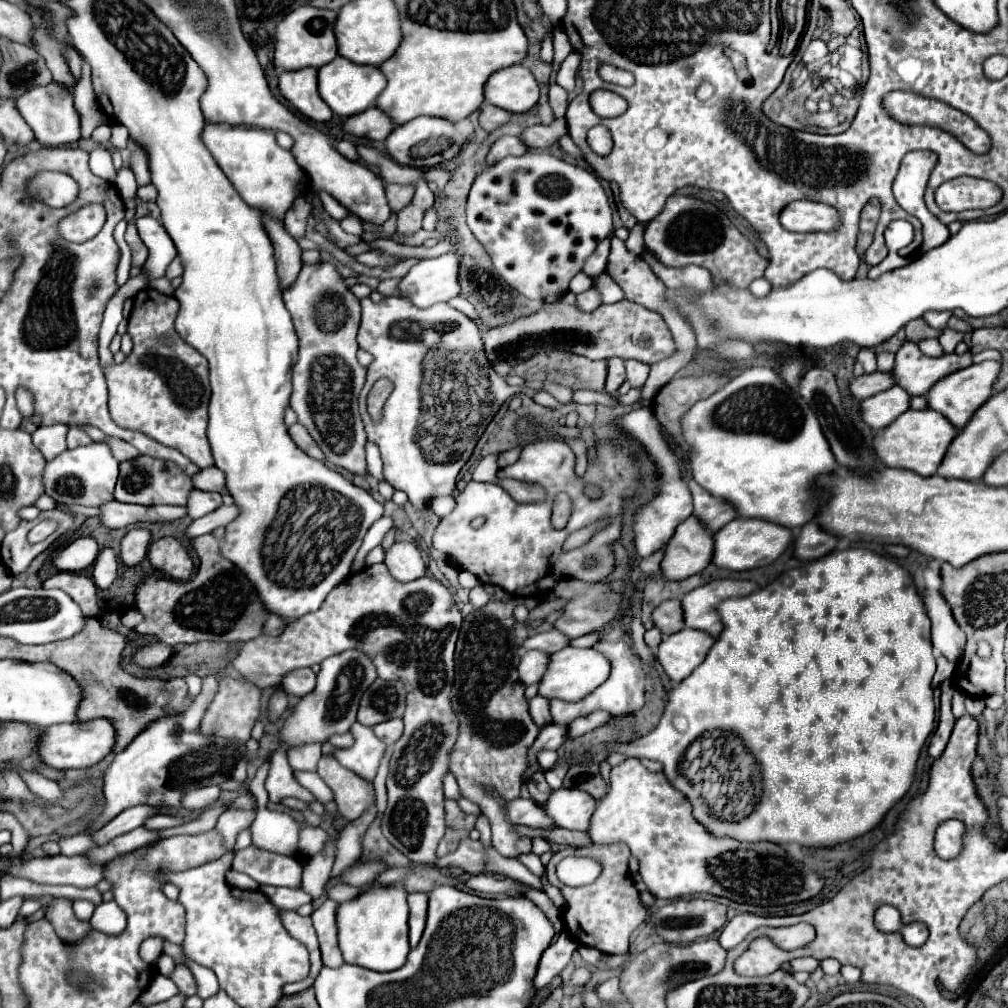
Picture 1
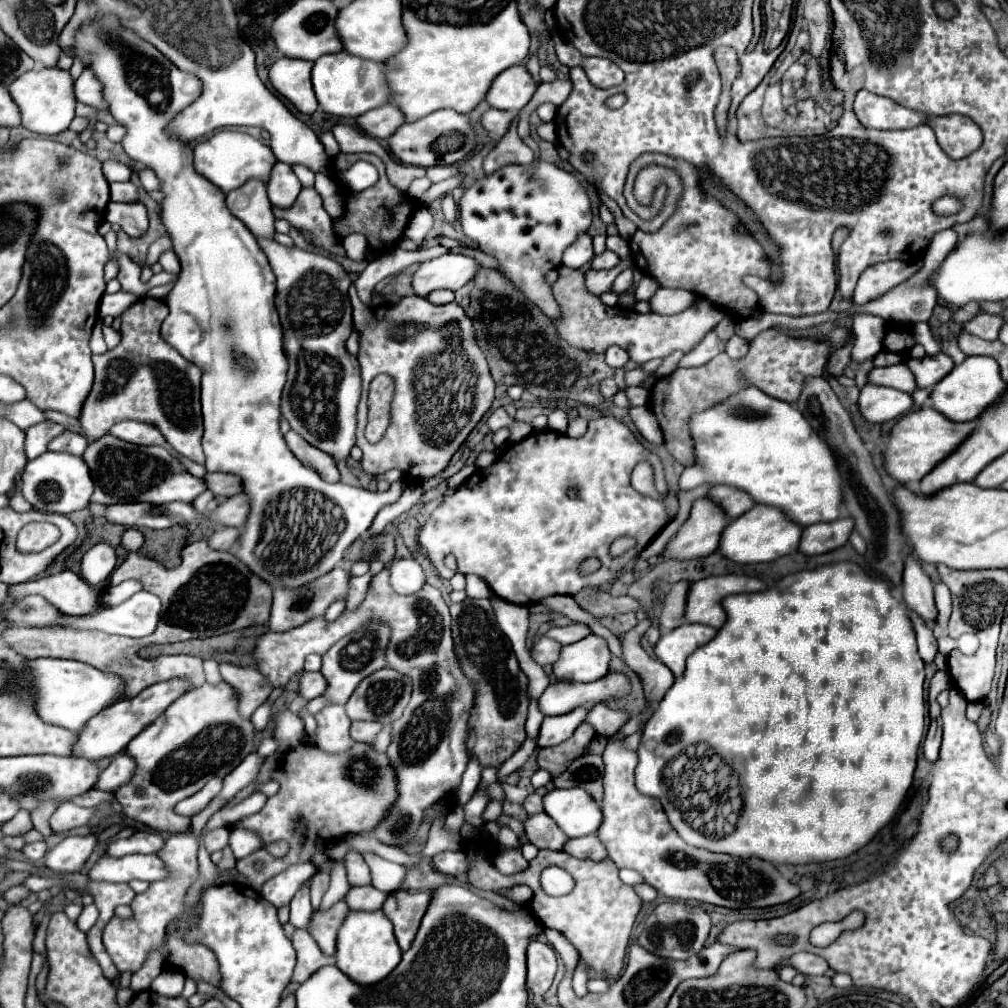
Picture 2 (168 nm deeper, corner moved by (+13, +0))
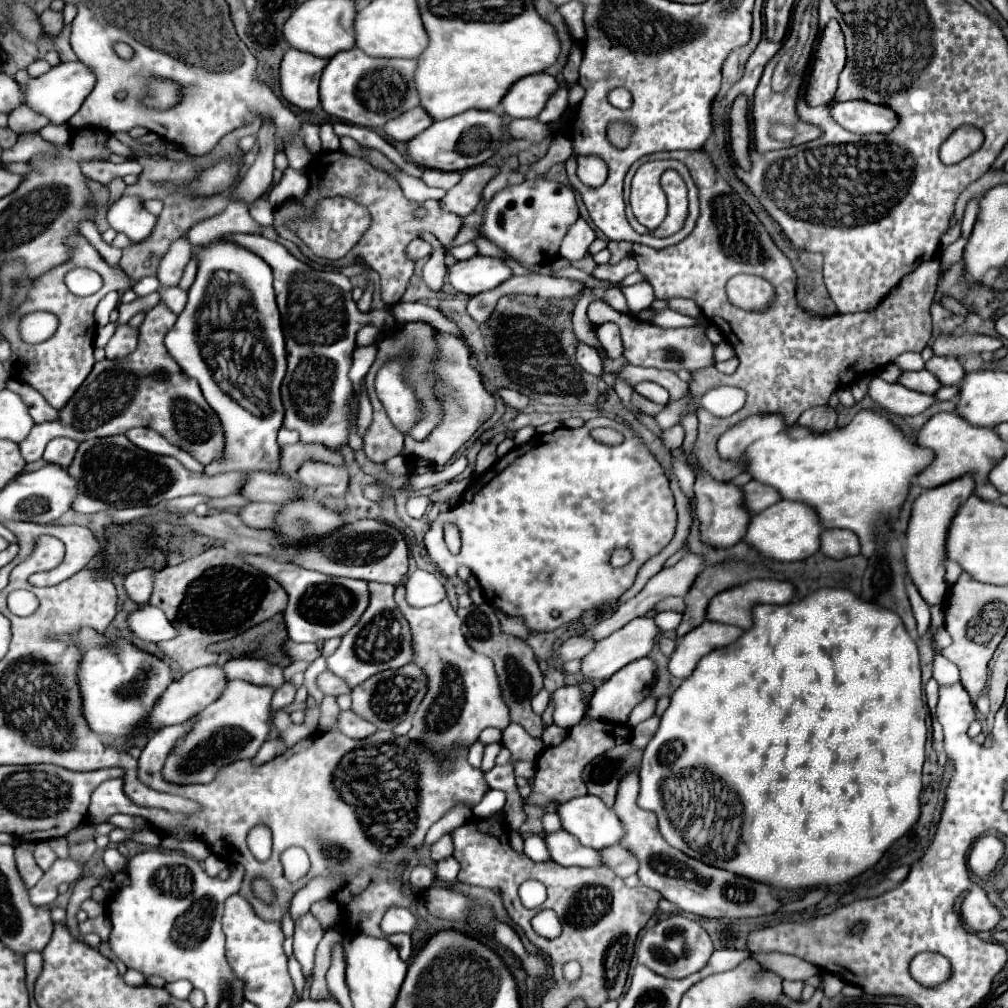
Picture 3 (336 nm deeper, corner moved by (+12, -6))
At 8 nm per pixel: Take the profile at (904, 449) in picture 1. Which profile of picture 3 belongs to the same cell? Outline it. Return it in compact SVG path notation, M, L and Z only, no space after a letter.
M938 413L920 429L918 445L930 447L936 451L934 463L926 471L922 471L922 475L918 475L920 487L924 487L924 489L940 487L948 481L954 481L954 479L960 479L960 477L972 473L976 479L976 491L974 493L980 495L980 499L996 501L1000 497L1000 491L988 481L988 473L982 473L982 459L1006 455L1006 443L990 427L974 427L956 413Z

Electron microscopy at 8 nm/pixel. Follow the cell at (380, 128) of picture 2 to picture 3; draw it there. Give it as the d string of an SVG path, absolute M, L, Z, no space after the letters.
M416 107L416 109L410 109L410 111L402 113L398 119L392 119L382 129L394 141L410 141L418 133L428 129L430 125L432 125L430 115L426 115L426 111L422 111L422 107Z

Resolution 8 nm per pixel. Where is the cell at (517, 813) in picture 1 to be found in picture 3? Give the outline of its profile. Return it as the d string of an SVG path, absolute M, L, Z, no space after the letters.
M556 831L546 835L546 843L550 847L550 855L556 863L564 867L600 867L602 865L602 855L600 851L592 847L584 847L574 839L574 835L566 831Z

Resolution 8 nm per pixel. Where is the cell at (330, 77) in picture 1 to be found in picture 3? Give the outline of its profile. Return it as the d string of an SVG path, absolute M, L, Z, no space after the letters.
M354 47L330 59L320 79L320 103L324 111L344 123L360 127L384 127L390 119L418 107L418 91L414 87L416 59L370 57Z

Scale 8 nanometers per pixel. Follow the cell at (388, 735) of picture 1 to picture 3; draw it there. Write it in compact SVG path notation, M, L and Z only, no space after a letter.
M340 711L336 729L352 739L364 739L366 735L372 735L376 731L372 723L368 723L360 715L354 715L354 711Z

